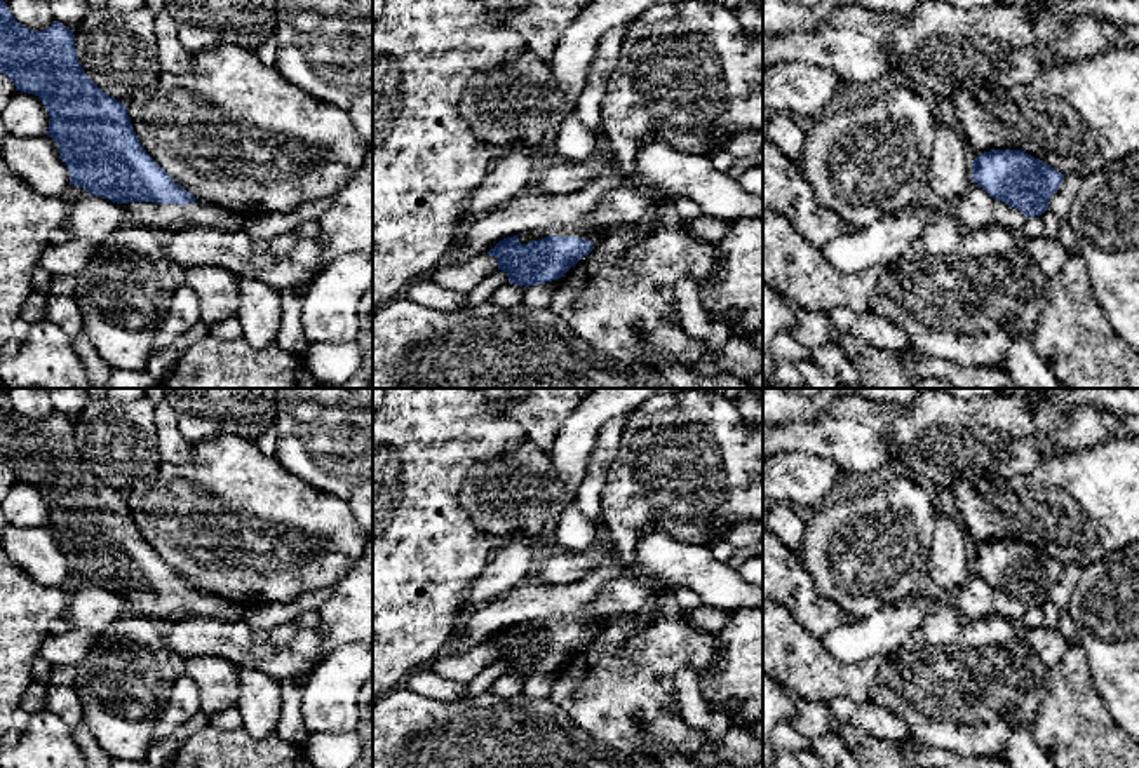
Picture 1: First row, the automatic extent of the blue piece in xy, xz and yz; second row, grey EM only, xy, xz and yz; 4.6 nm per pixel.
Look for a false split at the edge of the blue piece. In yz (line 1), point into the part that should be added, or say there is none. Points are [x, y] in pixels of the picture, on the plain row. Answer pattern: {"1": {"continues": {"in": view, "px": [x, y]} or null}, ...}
{"1": {"continues": {"in": "yz", "px": [1007, 606]}}}

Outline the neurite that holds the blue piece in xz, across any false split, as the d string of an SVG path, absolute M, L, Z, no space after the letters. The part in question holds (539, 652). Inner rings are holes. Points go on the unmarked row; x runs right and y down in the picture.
M613 580L585 608L570 615L554 615L500 630L488 644L498 650L498 660L509 664L509 672L529 677L561 669L594 637L592 630L613 616L630 616L644 610L648 597L671 589L665 582Z

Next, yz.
M991 540L972 552L972 571L994 589L993 611L1019 622L1028 608L1041 606L1050 587L1061 578L1064 564L1021 540Z

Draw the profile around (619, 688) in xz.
M665 589L648 597L643 611L630 616L613 616L592 630L594 637L575 657L571 657L557 672L550 700L563 709L575 724L601 744L623 751L643 752L655 758L653 745L665 744L671 749L693 756L707 742L707 735L691 728L672 709L676 698L676 674L691 669L697 676L709 669L716 657L716 632L705 632L679 616L674 589Z

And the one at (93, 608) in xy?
M87 585L70 596L66 620L70 627L101 634L111 622L131 613L124 594L98 585Z

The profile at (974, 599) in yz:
M972 571L967 583L951 597L965 622L977 622L993 613L994 589Z

